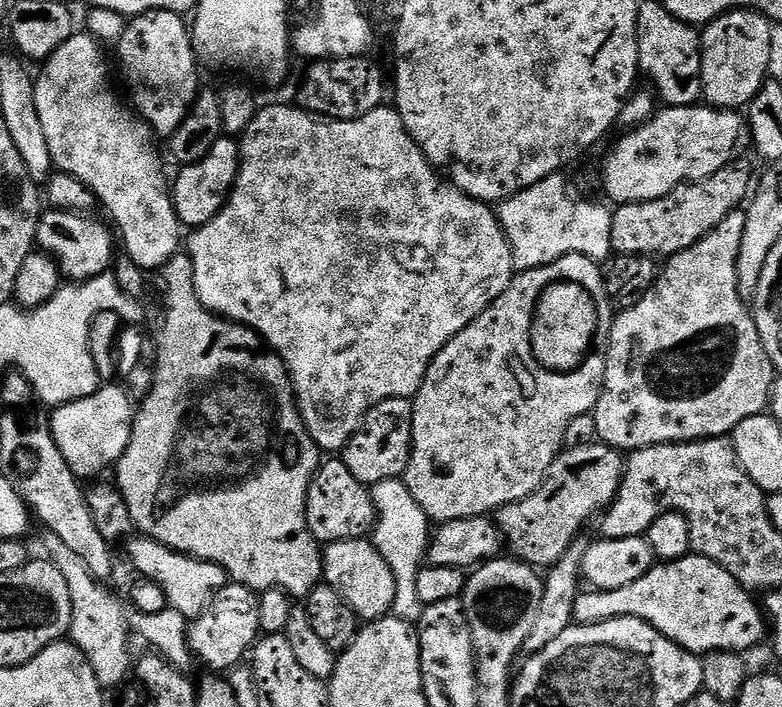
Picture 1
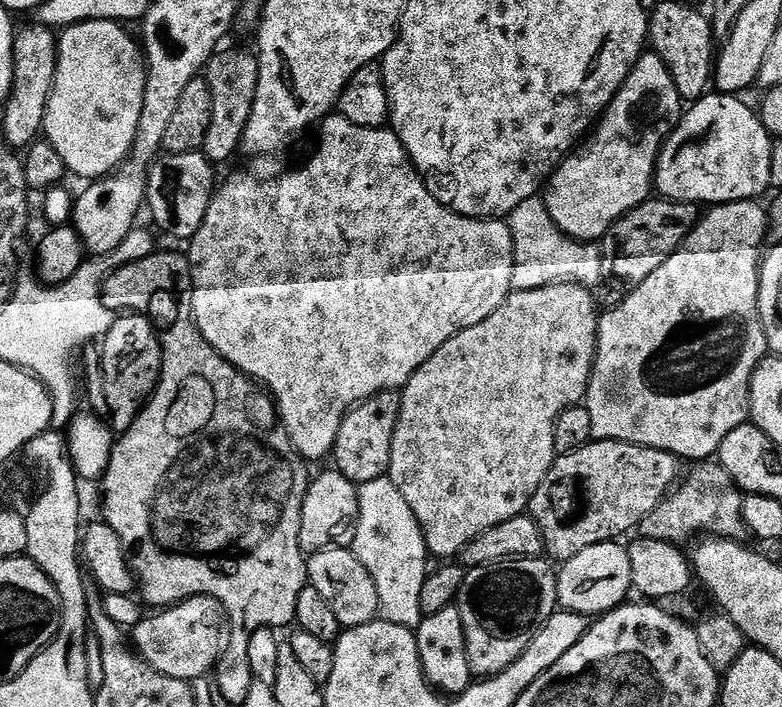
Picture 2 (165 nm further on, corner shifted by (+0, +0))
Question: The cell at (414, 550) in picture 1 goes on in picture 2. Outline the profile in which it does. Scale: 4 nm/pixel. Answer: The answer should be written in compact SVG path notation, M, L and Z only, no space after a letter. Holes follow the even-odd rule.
M381 478L372 482L359 485L360 493L360 517L356 523L356 537L352 543L352 553L370 570L370 578L374 578L374 587L378 589L378 606L380 607L379 619L390 622L394 626L406 626L410 629L420 627L425 614L421 607L421 593L423 583L430 573L430 553L422 530L418 526L418 518L414 518L414 510L402 498L402 490L394 486L394 482L387 478Z

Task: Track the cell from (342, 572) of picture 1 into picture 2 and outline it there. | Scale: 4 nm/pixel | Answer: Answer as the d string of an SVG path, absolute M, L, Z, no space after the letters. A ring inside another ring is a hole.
M331 548L311 553L306 560L308 566L308 584L334 610L341 629L357 628L369 624L380 615L378 606L378 589L374 587L374 578L370 578L370 570L358 562L351 548Z

